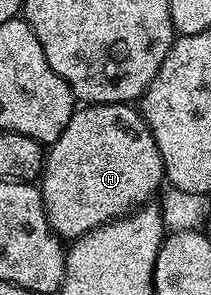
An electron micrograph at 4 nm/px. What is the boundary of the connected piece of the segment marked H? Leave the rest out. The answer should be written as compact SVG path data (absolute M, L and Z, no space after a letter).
M94 103L74 110L71 121L67 121L67 129L63 129L60 137L48 148L45 157L45 166L39 176L39 186L41 188L41 196L43 197L47 219L53 232L63 241L72 241L81 235L87 234L88 231L95 229L99 225L110 223L113 219L123 219L126 215L131 215L134 211L146 206L152 200L149 198L160 189L161 183L163 187L164 179L165 162L159 153L159 145L155 145L155 137L147 125L147 121L142 117L140 110L136 106L127 103Z

